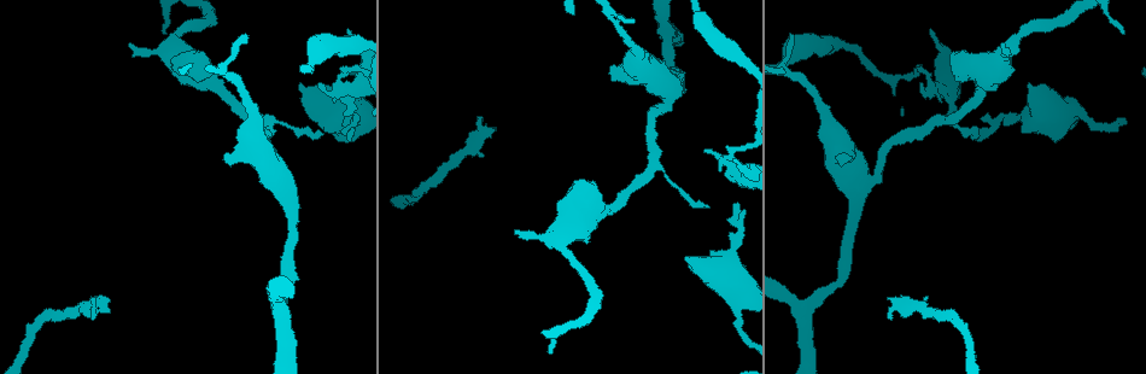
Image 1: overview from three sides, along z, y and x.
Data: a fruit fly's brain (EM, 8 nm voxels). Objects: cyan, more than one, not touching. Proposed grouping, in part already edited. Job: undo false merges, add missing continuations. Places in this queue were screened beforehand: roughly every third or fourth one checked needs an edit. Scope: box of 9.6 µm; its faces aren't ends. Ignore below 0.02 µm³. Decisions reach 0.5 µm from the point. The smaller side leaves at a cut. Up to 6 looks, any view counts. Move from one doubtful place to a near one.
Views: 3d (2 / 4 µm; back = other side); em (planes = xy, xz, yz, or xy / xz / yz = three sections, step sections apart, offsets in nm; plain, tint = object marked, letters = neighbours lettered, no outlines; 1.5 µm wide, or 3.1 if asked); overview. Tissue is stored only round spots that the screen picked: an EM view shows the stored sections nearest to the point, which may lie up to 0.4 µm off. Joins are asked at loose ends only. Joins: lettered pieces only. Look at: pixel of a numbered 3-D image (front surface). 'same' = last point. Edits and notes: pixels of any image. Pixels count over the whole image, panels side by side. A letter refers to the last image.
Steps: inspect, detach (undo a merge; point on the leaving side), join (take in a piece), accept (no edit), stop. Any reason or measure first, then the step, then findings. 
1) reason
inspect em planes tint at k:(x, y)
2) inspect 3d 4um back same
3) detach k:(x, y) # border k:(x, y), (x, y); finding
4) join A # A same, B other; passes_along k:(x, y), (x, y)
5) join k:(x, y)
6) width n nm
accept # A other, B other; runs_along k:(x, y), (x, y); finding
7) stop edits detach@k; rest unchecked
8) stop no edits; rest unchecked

free end
inspect 3d 4um at 1:(1028, 84)

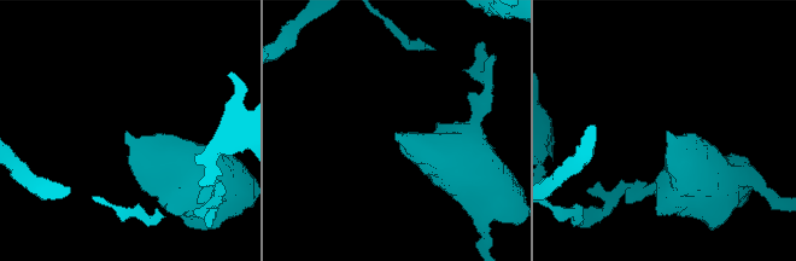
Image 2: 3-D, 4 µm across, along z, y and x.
inspect em yz step 8 letters at 2:(124, 133)

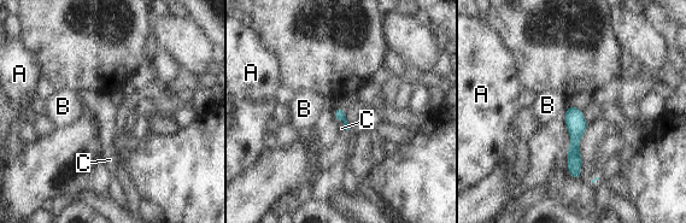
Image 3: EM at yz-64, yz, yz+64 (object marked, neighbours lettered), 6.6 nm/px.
accept # A other, B other, C other; border 3:(568, 105), (563, 118); none of them fits

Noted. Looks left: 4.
inspect 3d 4um at 1:(1001, 42)

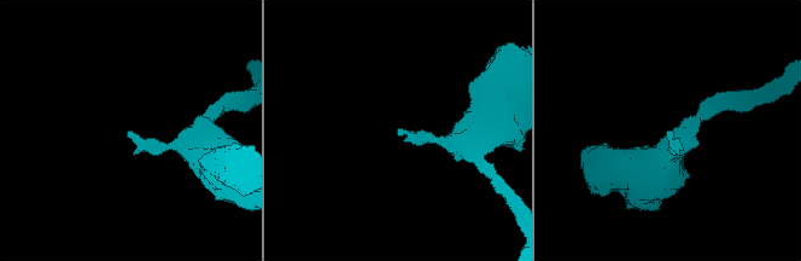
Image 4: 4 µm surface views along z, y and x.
need the tissue
inspect em xz step 8 tint at 4:(400, 132)

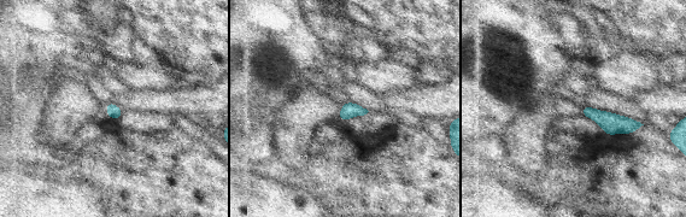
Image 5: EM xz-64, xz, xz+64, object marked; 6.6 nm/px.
inspect em planes letters same

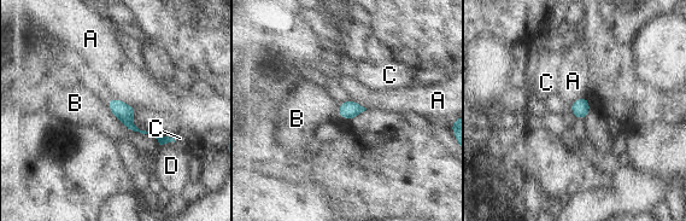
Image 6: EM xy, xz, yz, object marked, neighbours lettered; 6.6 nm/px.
accept # A other, B other, C other, D other; none of them fits

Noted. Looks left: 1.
thin end
inspect em xy step 8 letters at 1:(243, 36)

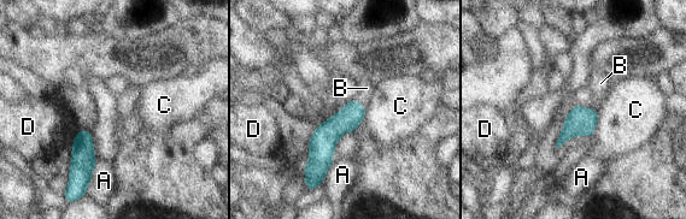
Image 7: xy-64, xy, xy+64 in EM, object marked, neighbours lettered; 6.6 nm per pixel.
longest_contact A 200 nm
join B # A other, B same, C other, D other; passes_along 7:(347, 119), (359, 104), (367, 88); it goes on there

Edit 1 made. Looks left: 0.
stop edits join@7; rest unchecked

